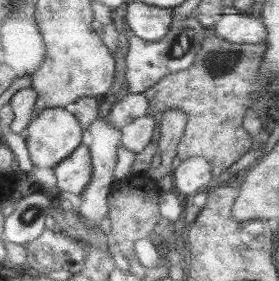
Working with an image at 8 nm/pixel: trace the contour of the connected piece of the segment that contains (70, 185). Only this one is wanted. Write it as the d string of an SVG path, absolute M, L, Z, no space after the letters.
M80 145L68 158L54 168L59 193L64 196L79 195L88 186L92 176L92 163L89 147Z

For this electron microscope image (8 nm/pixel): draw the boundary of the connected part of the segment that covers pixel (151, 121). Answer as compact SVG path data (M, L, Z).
M158 115L136 118L121 128L121 144L132 152L142 152L156 138L159 121Z

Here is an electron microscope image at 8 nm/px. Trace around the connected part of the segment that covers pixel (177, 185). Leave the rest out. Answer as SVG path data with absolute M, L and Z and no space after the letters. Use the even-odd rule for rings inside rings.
M193 156L182 160L180 165L173 169L171 178L174 188L189 197L200 190L208 190L216 184L212 167L203 156Z

